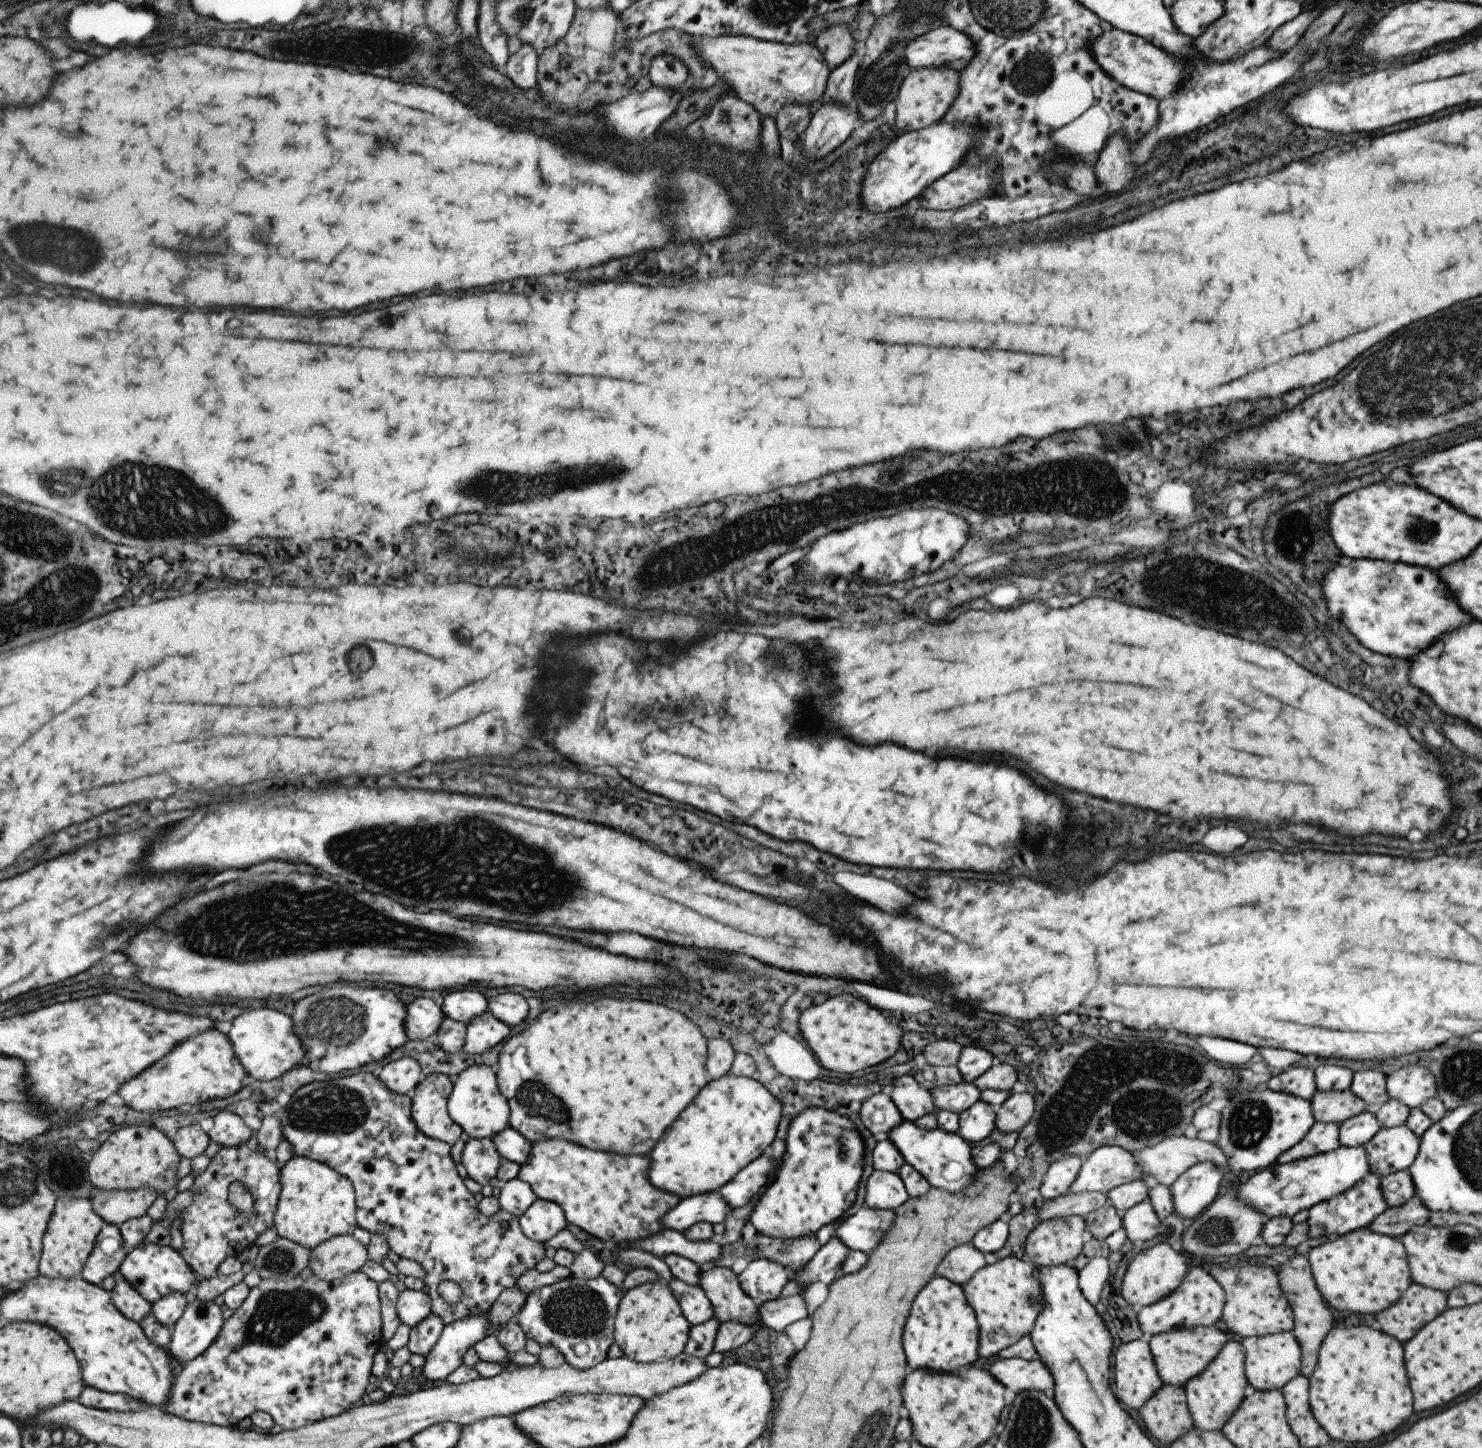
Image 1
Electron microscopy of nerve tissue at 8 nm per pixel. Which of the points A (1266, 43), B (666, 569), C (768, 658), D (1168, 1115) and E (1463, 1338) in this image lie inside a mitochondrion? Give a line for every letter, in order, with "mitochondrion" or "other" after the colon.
A: other
B: mitochondrion
C: mitochondrion
D: mitochondrion
E: other

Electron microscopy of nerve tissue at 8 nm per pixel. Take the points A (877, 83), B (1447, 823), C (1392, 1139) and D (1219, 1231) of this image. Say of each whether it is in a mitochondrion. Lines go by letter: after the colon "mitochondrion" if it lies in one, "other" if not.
A: mitochondrion
B: other
C: other
D: mitochondrion

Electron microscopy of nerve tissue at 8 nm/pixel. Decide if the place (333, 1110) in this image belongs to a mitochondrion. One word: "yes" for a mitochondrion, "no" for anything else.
yes

